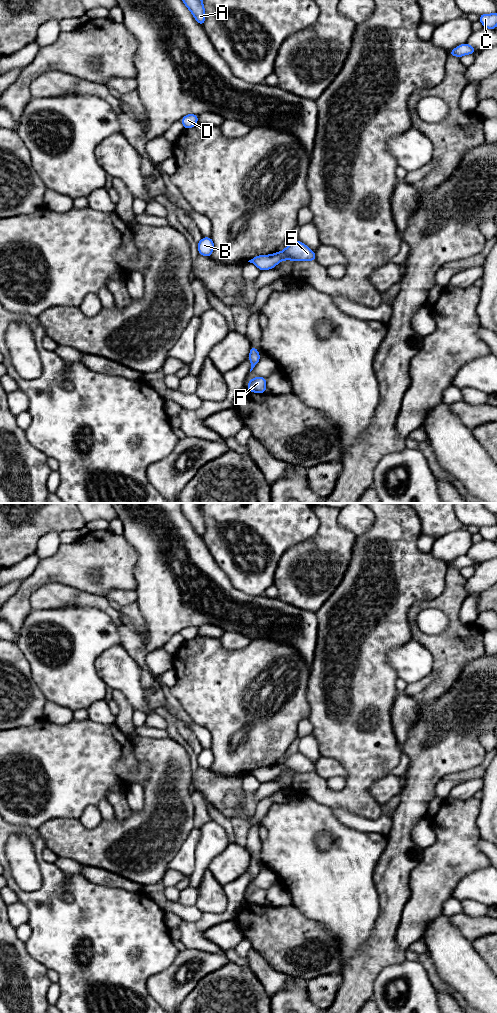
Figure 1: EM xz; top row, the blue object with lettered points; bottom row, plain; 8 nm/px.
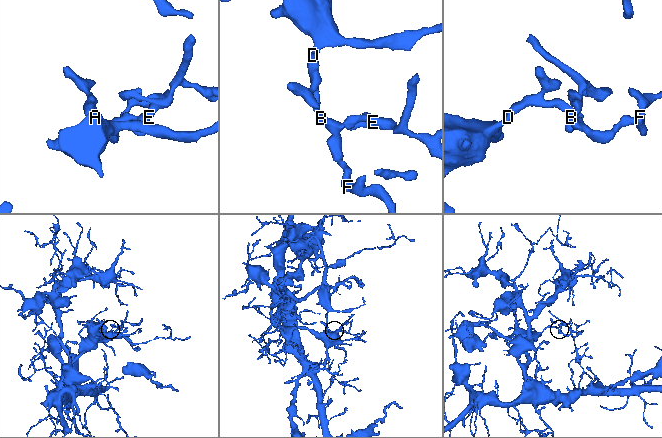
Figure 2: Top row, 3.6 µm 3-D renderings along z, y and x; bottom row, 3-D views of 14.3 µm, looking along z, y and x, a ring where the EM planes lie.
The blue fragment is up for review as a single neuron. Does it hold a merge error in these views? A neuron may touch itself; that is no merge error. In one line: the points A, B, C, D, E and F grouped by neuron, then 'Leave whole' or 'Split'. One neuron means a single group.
Groups: A B C D E F. Leave whole

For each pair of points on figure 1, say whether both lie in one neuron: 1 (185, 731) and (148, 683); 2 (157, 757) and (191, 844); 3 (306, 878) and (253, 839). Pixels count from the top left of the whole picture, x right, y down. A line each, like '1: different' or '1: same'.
1: same
2: different
3: different

